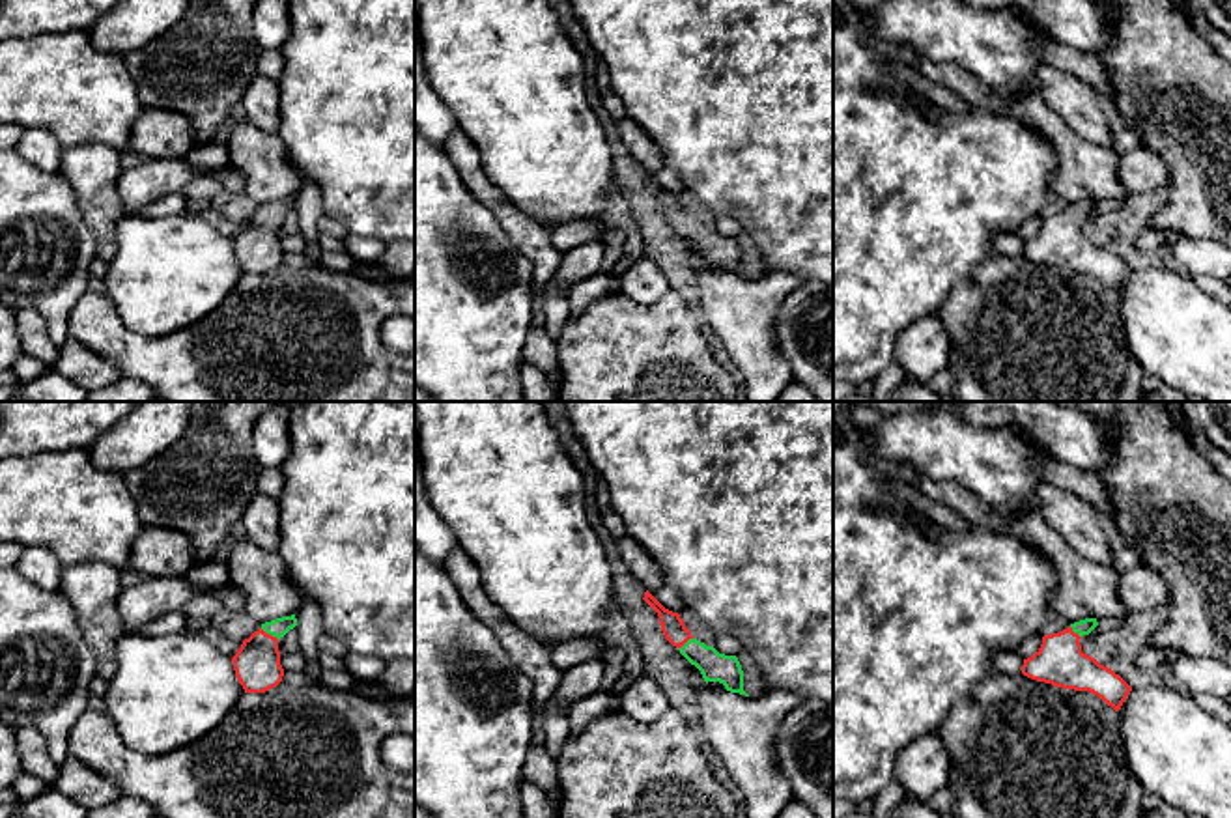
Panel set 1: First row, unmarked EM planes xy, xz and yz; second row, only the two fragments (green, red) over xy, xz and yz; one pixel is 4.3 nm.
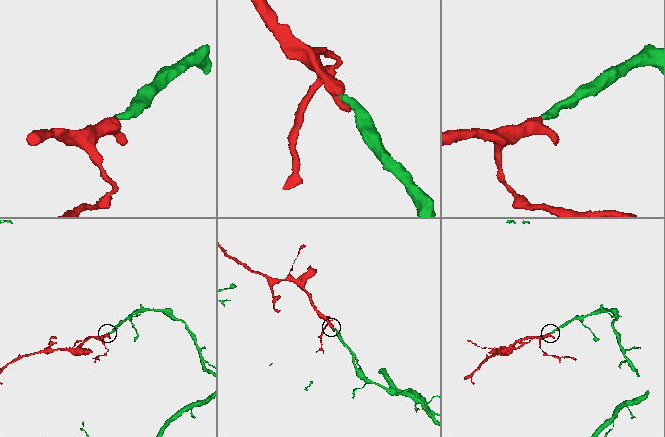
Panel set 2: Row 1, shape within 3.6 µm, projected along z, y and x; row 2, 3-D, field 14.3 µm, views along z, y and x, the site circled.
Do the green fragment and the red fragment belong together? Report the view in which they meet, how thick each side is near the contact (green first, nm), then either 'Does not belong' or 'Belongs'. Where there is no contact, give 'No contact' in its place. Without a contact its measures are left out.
Touches green in xy. Thickness 80 nm (green) against 200 nm. Belongs

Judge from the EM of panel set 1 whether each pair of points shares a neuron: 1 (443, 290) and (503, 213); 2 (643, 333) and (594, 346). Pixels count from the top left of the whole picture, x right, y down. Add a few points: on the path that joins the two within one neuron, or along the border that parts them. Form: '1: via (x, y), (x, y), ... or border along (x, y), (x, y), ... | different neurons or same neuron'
1: border along (467, 189), (490, 210), (523, 256) | different neurons
2: via (632, 344), (606, 346) | same neuron

